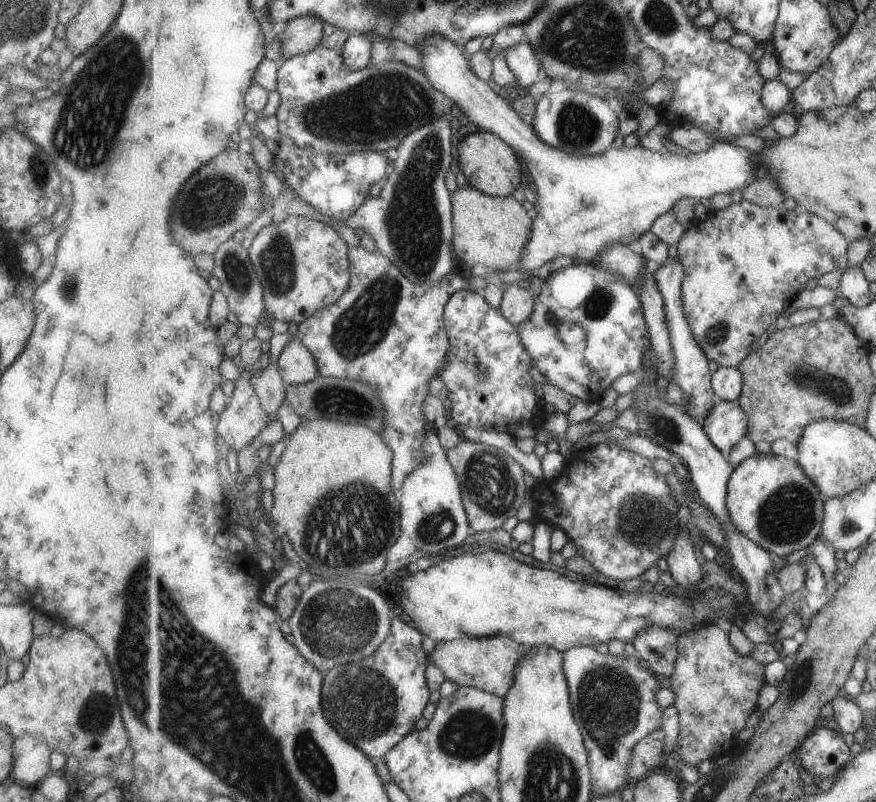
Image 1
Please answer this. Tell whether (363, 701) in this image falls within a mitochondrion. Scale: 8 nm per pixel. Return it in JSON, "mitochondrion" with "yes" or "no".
{"mitochondrion":"yes"}

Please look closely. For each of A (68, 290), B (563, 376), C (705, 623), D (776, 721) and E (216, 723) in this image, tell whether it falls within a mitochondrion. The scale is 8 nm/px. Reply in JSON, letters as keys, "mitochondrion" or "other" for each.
{"A":"mitochondrion","B":"other","C":"other","D":"mitochondrion","E":"mitochondrion"}

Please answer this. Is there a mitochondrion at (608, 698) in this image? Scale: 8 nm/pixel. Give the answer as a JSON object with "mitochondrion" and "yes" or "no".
{"mitochondrion":"yes"}

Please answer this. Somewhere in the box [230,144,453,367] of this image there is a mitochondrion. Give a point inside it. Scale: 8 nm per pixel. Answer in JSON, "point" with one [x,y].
{"point":[363,326]}

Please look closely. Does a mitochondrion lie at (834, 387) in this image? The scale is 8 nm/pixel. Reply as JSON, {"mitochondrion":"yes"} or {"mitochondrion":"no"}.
{"mitochondrion":"yes"}

